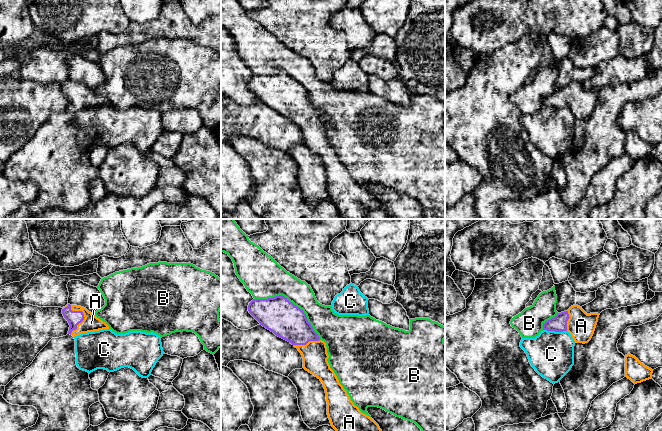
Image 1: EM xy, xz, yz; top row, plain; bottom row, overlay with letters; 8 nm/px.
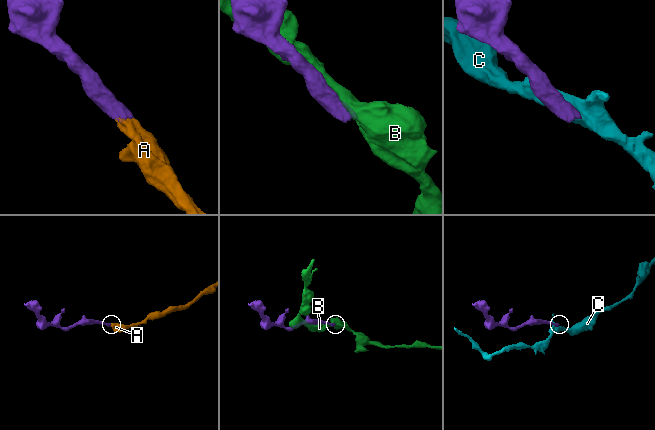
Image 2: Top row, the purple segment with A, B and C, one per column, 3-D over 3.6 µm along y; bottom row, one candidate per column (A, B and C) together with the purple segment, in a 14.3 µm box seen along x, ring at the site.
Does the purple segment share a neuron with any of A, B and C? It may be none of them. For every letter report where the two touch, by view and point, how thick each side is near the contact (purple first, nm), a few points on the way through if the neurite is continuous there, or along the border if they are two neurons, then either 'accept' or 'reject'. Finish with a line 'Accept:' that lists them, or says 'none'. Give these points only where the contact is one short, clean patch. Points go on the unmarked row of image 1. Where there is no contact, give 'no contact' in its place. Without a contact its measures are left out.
A: contact xy (83, 92); calibres 110 and 140 nm; way xy (74, 94), (83, 92), (91, 99); accept
B: contact xz (292, 79); calibres 280 and 260 nm; reject
C: contact yz (555, 107); calibres 130 and 360 nm; reject
Accept: A

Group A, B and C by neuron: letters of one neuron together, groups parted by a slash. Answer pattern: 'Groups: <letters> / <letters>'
Groups: A / B / C

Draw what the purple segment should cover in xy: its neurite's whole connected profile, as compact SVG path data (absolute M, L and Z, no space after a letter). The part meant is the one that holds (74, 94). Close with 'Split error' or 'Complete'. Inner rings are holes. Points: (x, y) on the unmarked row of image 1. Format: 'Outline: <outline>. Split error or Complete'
Outline: M68 80L63 83L62 90L70 101L68 110L73 113L82 109L109 105L105 98L81 82Z. Split error

